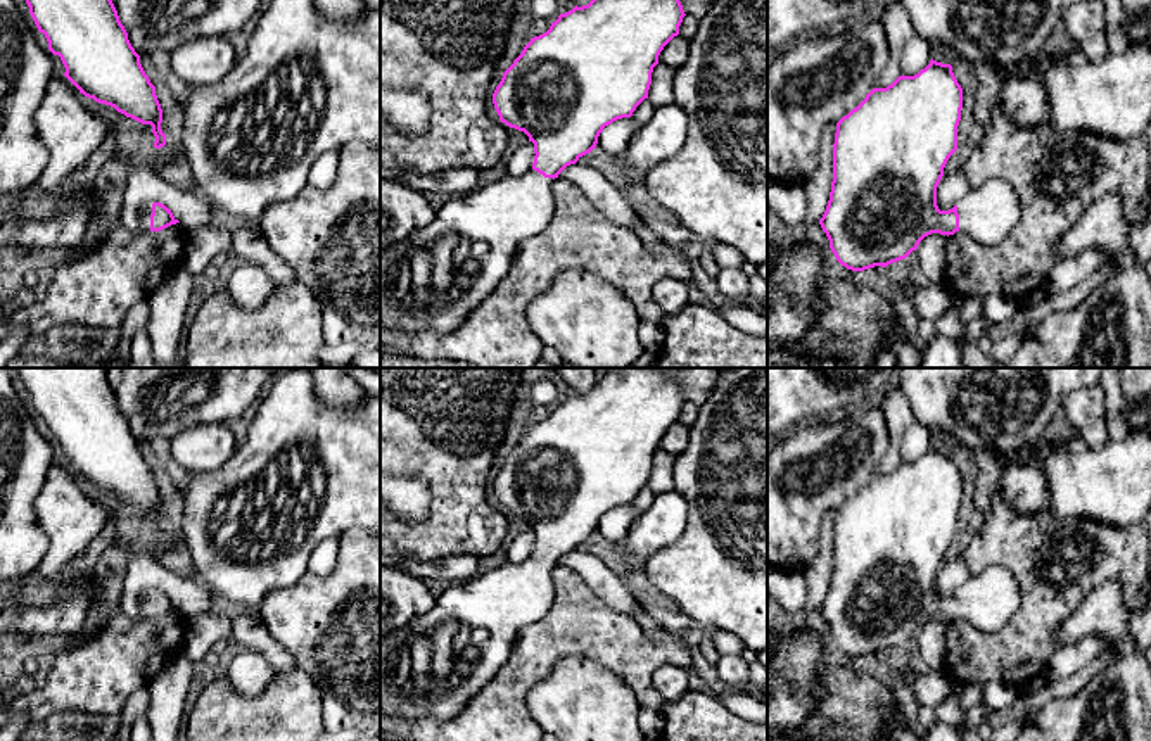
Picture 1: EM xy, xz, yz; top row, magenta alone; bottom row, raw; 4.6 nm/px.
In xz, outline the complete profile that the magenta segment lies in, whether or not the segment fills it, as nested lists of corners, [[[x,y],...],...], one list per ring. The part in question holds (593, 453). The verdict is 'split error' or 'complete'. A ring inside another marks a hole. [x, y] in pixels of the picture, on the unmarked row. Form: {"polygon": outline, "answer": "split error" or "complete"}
{"polygon": [[[614,368],[582,394],[560,401],[550,416],[531,425],[503,459],[493,480],[499,508],[524,518],[534,530],[532,554],[522,563],[505,563],[463,584],[449,584],[434,606],[411,624],[380,636],[380,712],[404,720],[451,720],[506,663],[527,625],[543,618],[555,599],[553,567],[570,551],[596,535],[605,513],[631,504],[648,485],[653,454],[664,434],[679,421],[686,402],[674,380],[683,368]]], "answer": "split error"}

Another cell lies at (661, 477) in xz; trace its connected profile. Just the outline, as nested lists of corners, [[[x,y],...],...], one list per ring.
[[[657,451],[652,459],[652,472],[648,477],[648,489],[657,496],[672,491],[672,465],[674,458]]]

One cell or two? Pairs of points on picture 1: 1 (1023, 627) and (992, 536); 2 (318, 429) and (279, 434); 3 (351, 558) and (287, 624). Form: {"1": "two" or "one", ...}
{"1": "one", "2": "one", "3": "one"}

